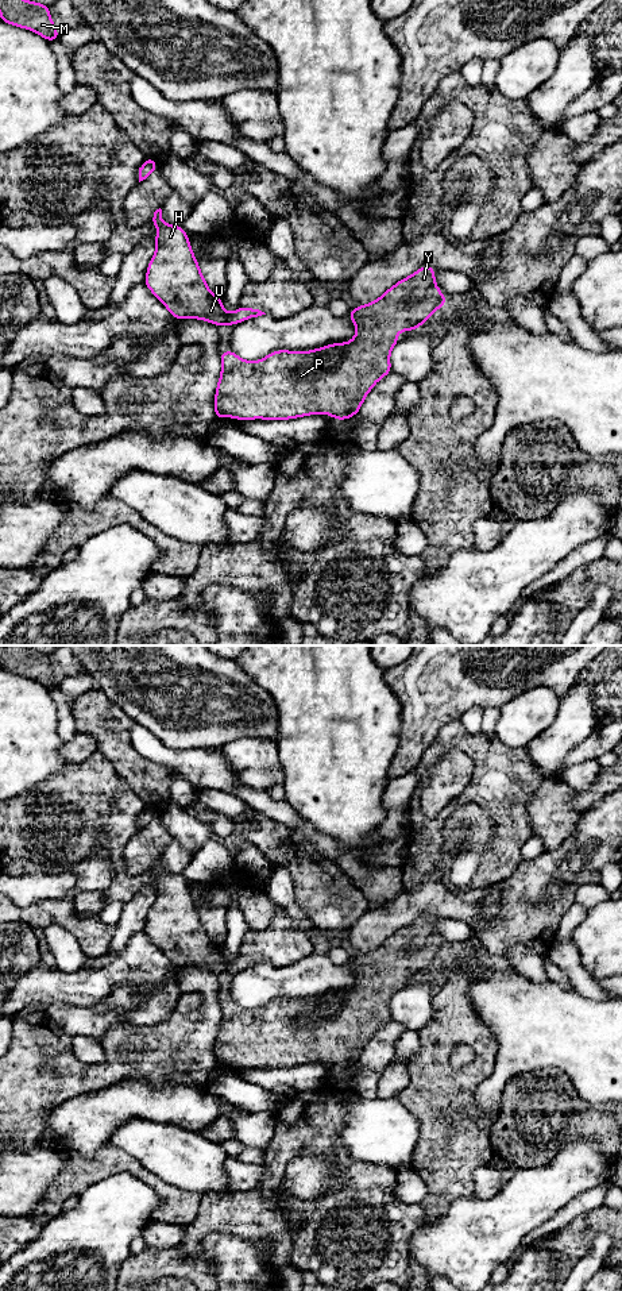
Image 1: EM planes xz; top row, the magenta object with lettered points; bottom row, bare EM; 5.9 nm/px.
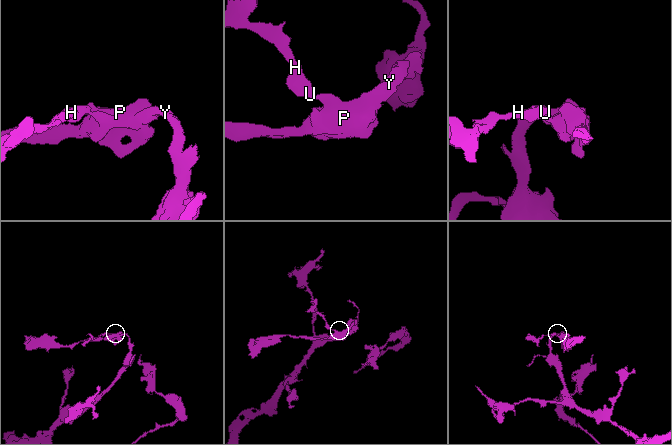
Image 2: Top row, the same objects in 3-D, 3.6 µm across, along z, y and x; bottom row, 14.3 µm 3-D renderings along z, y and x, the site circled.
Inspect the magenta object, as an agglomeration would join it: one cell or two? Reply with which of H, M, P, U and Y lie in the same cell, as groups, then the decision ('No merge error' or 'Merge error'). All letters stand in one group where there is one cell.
Groups: H M U / P Y. Merge error

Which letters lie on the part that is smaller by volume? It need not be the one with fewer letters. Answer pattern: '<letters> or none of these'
H, M, U

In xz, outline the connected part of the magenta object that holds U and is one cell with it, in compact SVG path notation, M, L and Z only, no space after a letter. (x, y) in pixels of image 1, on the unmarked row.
M162 858L150 867L157 874L157 898L147 914L144 932L179 967L200 967L215 974L227 968L223 949L215 944L198 916L188 882L181 874L165 872Z

